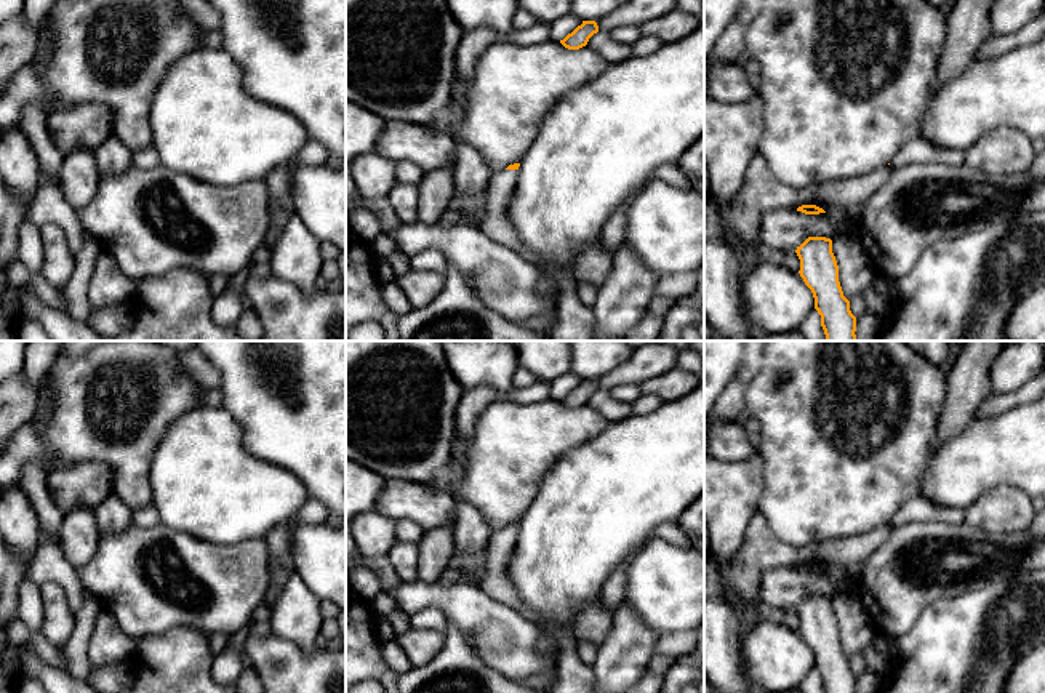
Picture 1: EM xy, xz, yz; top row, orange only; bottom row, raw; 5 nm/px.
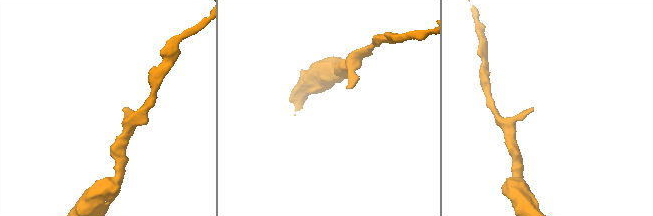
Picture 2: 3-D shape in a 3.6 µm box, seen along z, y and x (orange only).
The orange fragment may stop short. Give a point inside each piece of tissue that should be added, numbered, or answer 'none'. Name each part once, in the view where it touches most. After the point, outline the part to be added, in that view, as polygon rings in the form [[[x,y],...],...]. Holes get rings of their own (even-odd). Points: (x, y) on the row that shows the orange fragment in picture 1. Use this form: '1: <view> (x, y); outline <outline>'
1: xz (501, 184); outline [[[499,170],[491,174],[486,186],[486,211],[480,230],[496,243],[501,243],[530,262],[538,258],[527,250],[507,221],[507,205],[518,179],[518,170]]]

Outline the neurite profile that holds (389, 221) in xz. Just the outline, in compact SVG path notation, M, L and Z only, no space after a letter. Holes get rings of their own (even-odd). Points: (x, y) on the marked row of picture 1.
M346 162L346 208L350 203L365 205L370 211L373 211L382 227L382 234L389 237L394 237L394 232L402 226L402 221L398 219L387 197L366 200L357 192L352 174L350 174L350 163Z

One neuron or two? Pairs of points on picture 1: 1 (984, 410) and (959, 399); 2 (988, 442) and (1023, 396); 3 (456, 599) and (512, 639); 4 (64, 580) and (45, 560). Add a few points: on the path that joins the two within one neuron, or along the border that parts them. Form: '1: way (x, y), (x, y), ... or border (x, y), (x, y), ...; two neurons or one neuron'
1: border (992, 392), (978, 407), (976, 416); two neurons
2: border (1028, 402), (978, 418); two neurons
3: way (471, 612), (498, 632); one neuron
4: way (60, 575), (50, 565); one neuron

